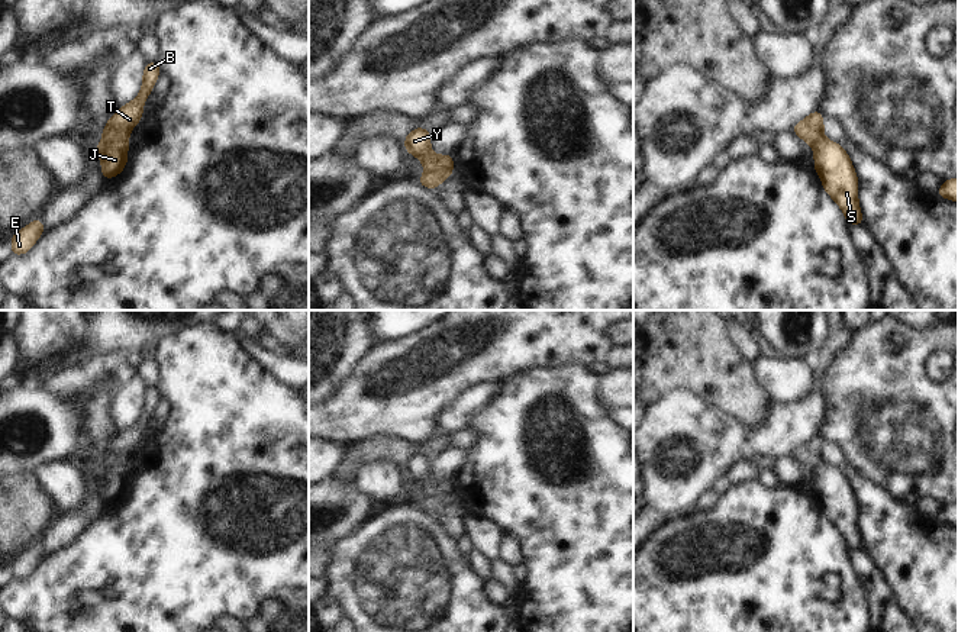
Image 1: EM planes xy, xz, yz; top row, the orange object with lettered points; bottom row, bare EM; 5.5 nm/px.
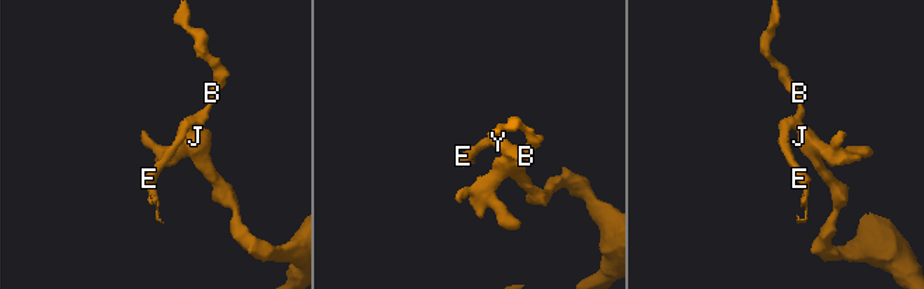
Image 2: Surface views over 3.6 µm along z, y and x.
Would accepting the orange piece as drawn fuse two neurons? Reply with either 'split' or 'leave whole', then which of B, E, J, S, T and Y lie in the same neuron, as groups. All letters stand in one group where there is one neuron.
split; groups B E T Y / J S

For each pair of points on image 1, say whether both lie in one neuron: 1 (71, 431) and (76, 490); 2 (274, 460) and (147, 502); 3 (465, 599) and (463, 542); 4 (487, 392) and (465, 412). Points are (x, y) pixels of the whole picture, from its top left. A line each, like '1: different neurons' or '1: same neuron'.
1: different neurons
2: same neuron
3: different neurons
4: same neuron

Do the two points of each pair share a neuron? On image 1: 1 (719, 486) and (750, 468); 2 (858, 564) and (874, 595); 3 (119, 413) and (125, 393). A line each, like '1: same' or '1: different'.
1: same
2: same
3: same

